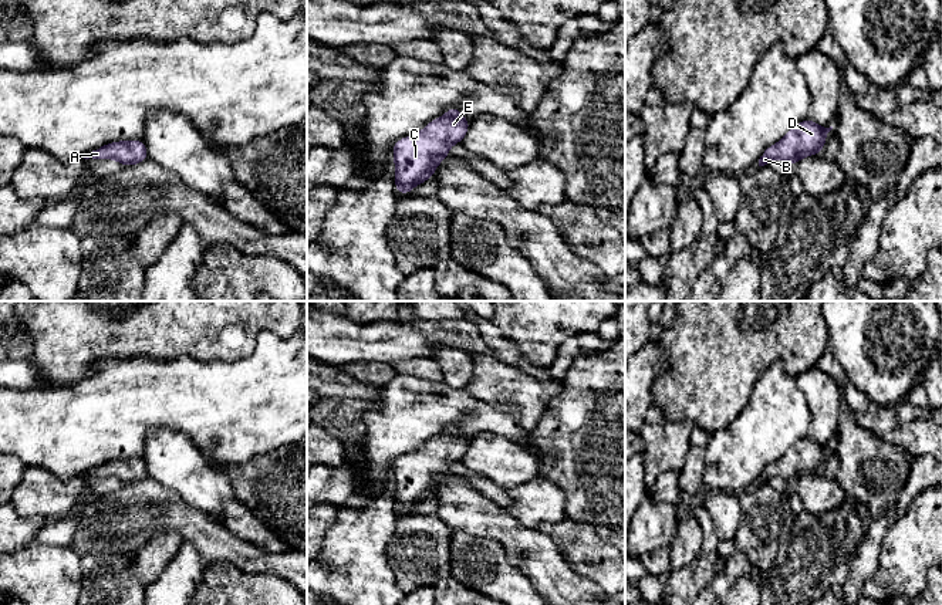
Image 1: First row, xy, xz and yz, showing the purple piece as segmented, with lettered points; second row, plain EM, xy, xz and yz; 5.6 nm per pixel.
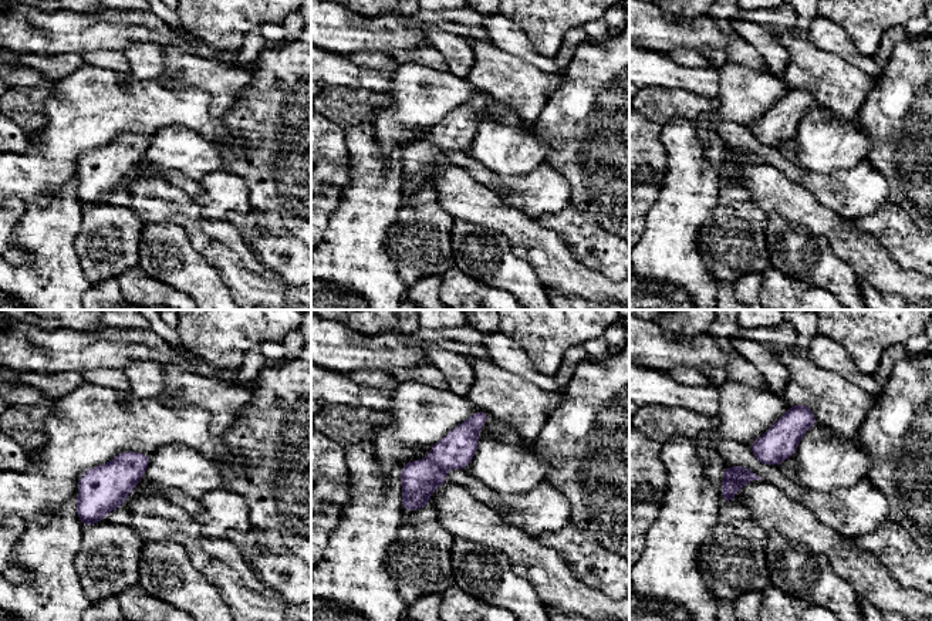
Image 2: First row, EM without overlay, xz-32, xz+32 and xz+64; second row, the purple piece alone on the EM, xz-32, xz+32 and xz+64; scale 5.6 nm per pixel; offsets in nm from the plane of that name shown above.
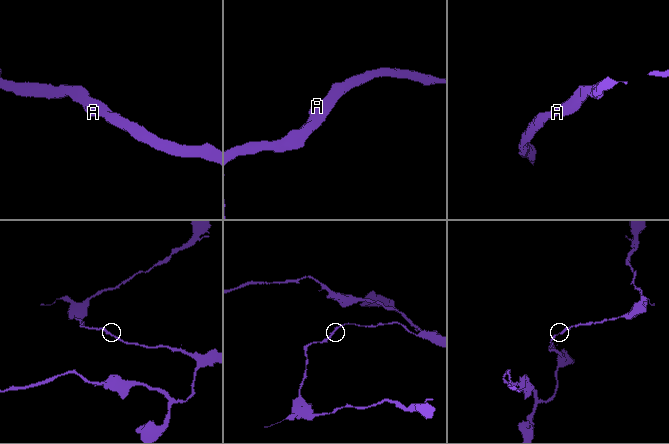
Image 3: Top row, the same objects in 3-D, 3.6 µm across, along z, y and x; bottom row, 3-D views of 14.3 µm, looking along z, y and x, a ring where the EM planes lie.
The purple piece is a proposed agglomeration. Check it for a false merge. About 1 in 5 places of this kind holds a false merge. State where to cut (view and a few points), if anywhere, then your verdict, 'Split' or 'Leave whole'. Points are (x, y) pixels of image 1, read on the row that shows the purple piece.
No split. Leave whole

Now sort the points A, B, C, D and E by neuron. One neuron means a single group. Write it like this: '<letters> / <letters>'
A B C D E

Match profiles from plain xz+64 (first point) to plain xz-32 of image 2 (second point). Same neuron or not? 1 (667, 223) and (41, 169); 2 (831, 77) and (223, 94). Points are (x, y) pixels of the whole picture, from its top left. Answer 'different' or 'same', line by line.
1: different
2: same

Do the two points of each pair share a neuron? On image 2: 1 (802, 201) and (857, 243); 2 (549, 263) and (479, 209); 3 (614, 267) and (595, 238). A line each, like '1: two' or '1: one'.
1: one
2: one
3: one

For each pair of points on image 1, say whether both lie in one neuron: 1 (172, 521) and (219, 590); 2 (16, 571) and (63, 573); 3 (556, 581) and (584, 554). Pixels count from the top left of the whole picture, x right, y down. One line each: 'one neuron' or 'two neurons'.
1: two neurons
2: one neuron
3: two neurons

